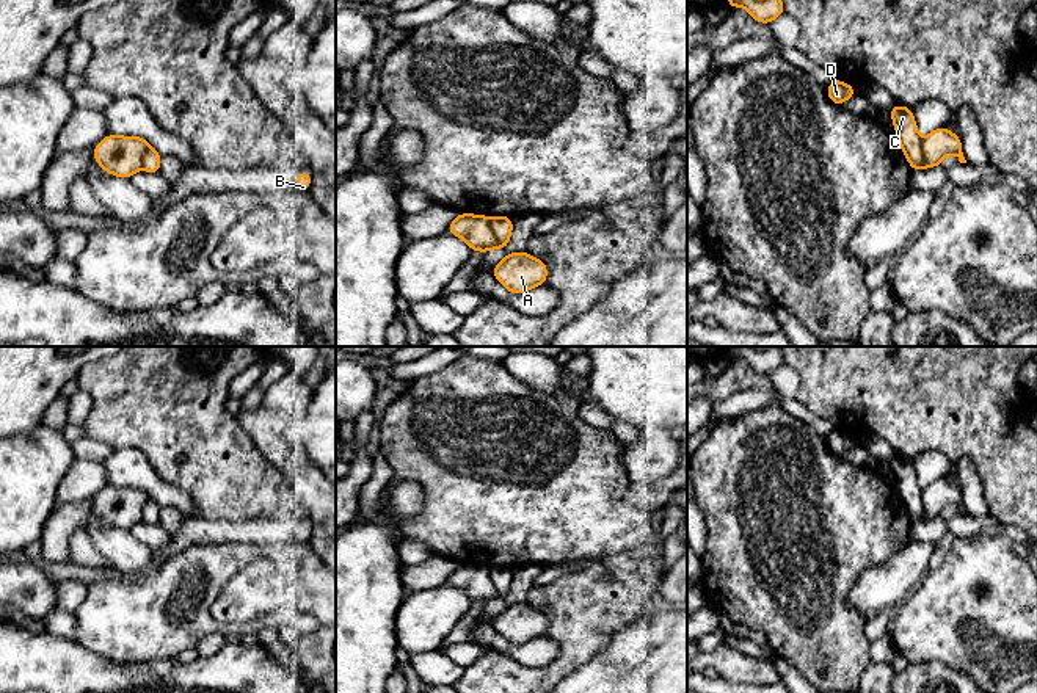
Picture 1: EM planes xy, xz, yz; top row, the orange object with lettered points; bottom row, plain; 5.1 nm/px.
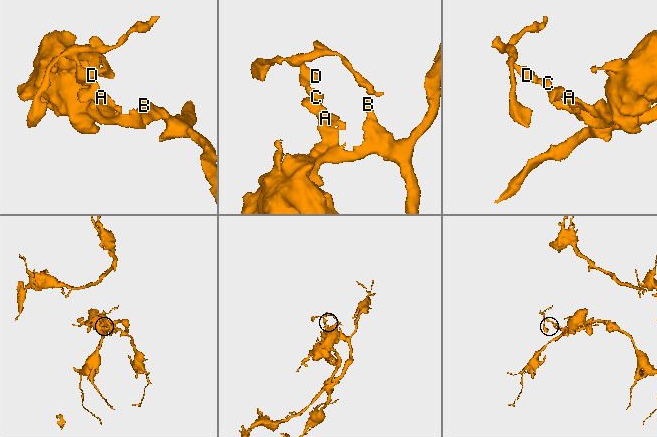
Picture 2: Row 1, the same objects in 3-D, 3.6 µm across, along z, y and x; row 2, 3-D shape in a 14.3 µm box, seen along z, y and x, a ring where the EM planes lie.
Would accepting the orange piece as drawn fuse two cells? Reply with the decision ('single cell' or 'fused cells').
fused cells

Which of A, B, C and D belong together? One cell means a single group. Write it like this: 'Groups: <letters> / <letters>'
Groups: A B / C D

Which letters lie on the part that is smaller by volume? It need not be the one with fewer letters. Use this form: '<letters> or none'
C, D

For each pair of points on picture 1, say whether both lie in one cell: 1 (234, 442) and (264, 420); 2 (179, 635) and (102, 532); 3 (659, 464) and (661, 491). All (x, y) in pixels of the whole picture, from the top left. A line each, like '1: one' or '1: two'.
1: two
2: two
3: two

